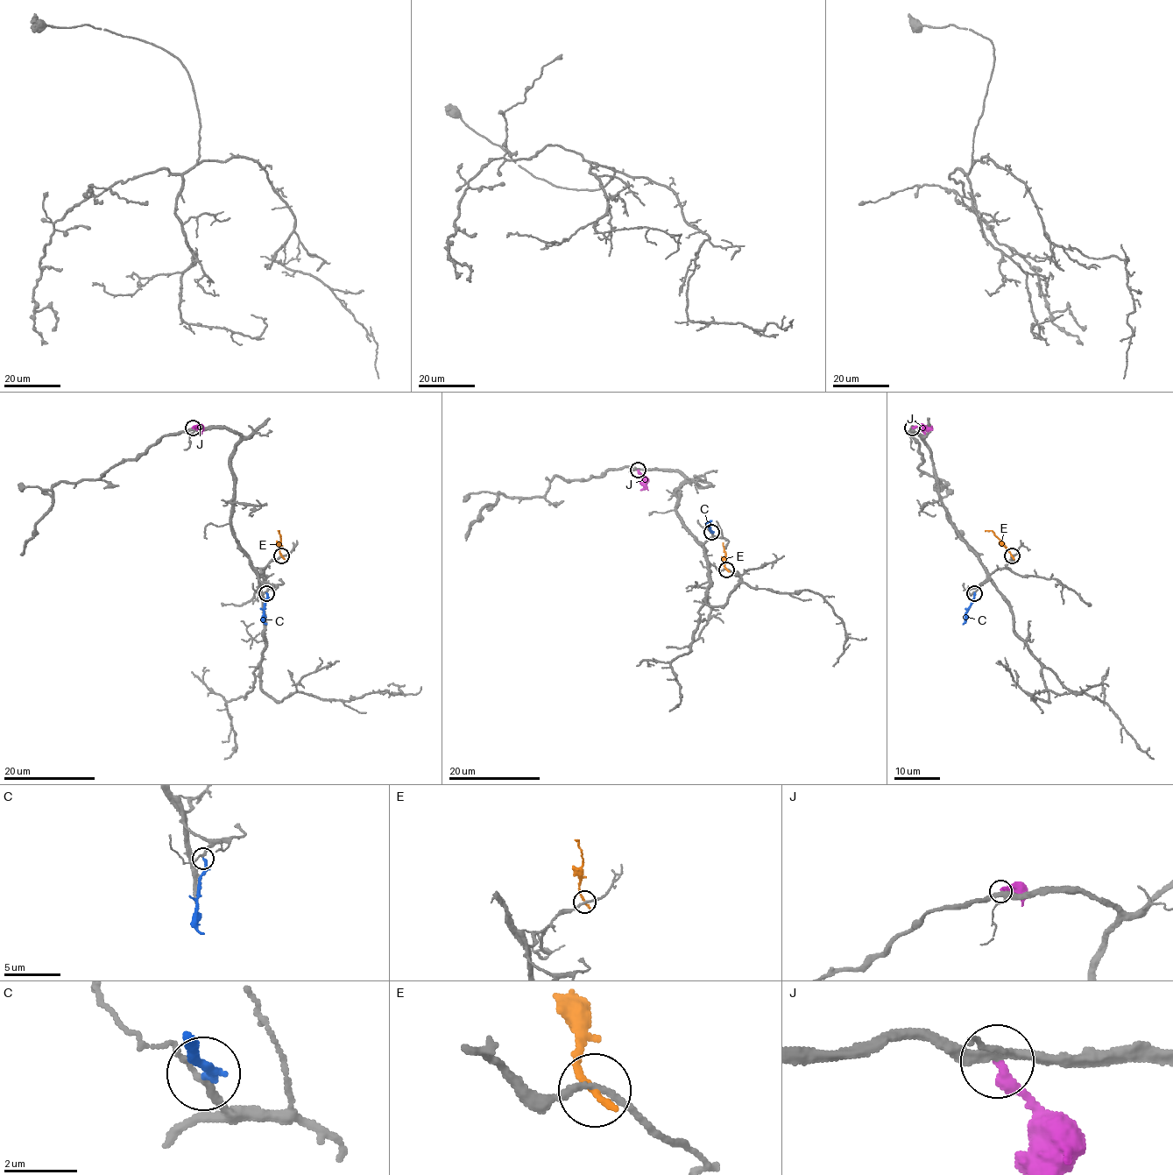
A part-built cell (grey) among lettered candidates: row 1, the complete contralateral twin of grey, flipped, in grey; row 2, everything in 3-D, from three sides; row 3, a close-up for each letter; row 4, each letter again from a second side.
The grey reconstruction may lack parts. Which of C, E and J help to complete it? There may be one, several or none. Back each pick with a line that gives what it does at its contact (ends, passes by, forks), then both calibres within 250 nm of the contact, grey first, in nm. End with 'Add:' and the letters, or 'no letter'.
C: it ends there; 170 nm thick on the grey side, 240 nm on the other
Add: C

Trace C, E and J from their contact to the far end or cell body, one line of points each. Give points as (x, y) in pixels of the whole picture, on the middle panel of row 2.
C: (710, 532), (709, 524), (712, 520)
E: (727, 569), (722, 542)
J: (637, 470), (642, 484), (647, 490)

